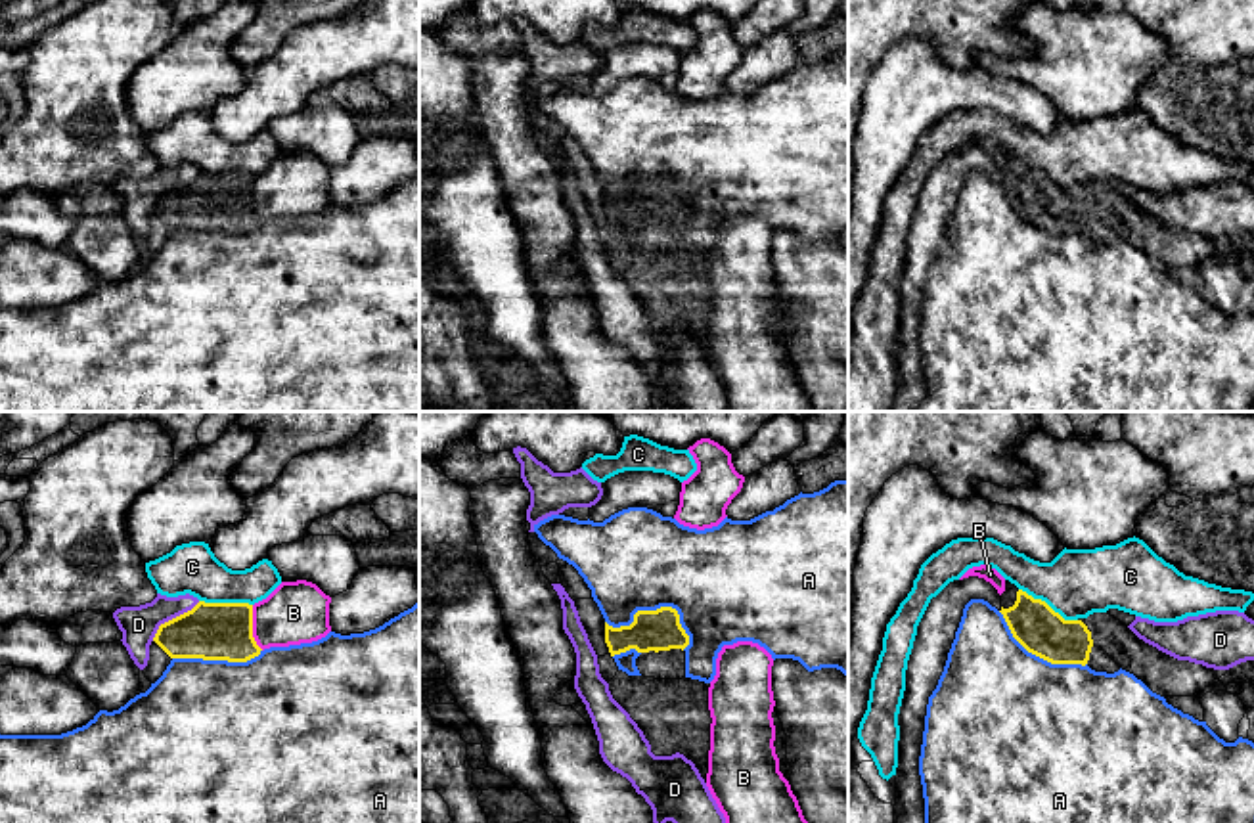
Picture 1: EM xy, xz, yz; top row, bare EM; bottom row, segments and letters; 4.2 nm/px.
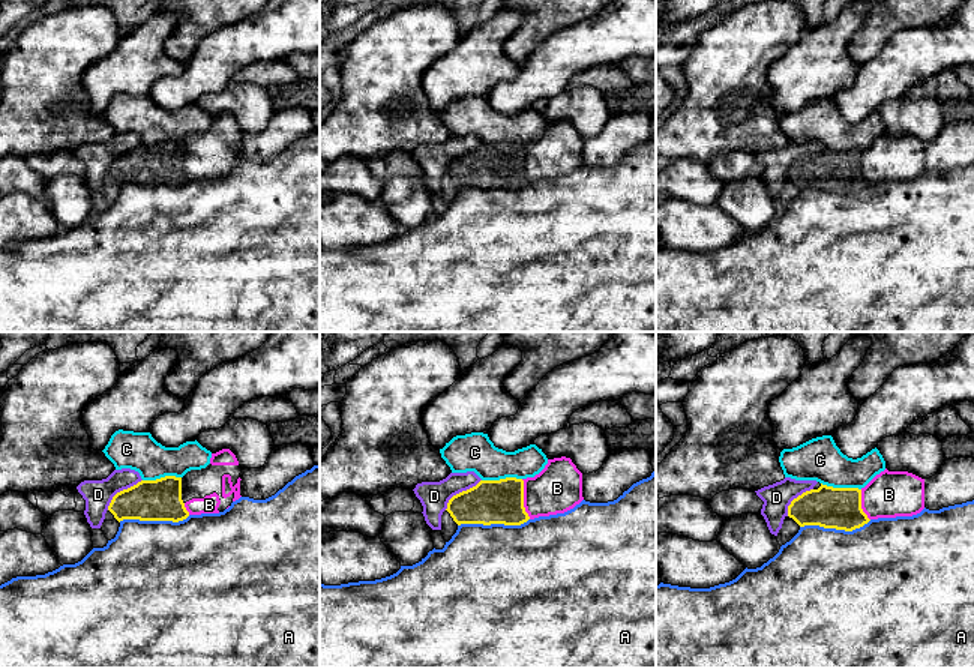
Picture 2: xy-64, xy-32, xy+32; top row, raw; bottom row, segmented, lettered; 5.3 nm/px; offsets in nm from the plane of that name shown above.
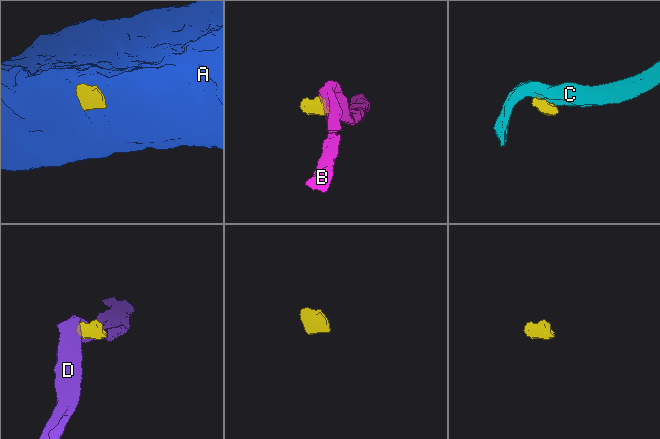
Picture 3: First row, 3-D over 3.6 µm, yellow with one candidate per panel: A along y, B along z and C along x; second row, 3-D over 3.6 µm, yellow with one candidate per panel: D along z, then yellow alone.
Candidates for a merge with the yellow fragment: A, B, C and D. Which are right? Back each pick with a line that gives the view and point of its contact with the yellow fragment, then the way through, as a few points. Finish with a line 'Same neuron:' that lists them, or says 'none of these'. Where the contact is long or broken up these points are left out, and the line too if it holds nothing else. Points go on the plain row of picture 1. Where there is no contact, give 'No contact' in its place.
Same neuron: none of these

